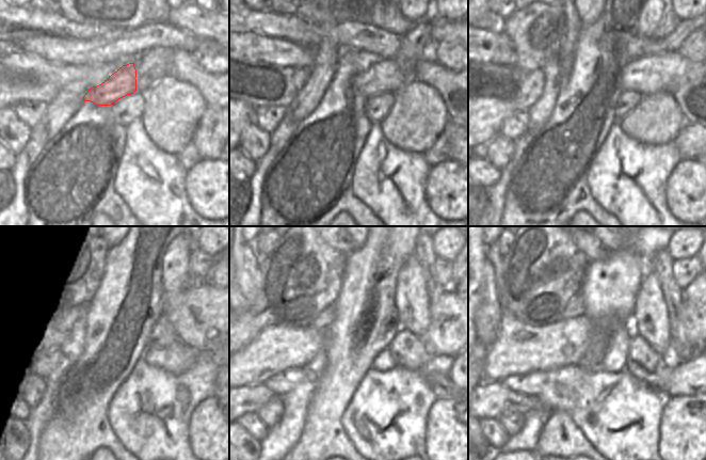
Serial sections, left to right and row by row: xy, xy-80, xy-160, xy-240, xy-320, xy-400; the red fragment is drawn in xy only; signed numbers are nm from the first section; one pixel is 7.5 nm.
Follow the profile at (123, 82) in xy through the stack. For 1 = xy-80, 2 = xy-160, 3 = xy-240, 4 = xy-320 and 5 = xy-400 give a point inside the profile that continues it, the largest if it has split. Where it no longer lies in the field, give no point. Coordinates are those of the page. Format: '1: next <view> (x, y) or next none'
1: next xy-80 (383, 75)
2: next xy-160 (650, 75)
3: next xy-240 (206, 313)
4: next xy-320 (446, 335)
5: next xy-400 (685, 329)

